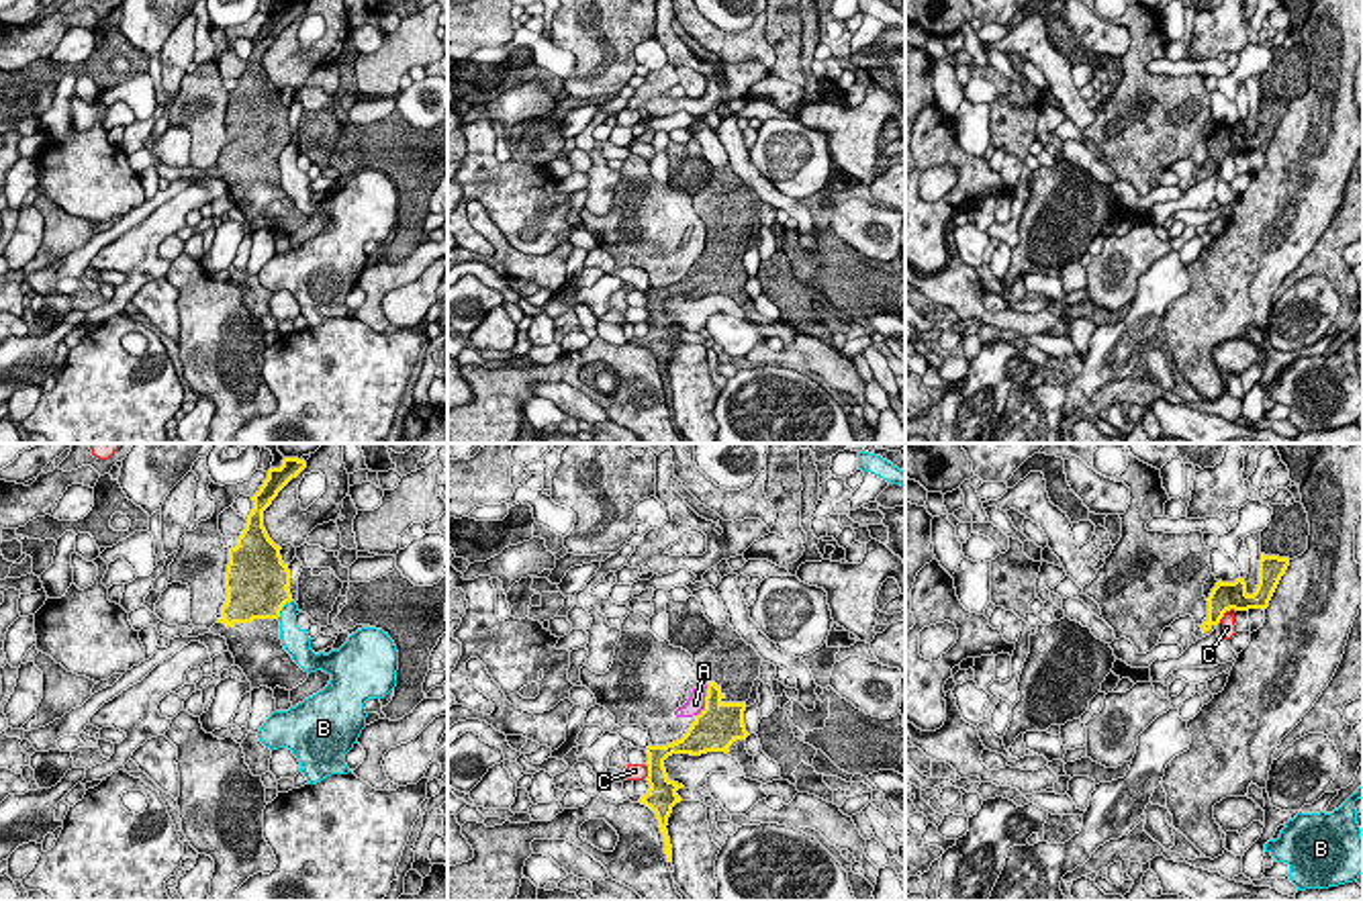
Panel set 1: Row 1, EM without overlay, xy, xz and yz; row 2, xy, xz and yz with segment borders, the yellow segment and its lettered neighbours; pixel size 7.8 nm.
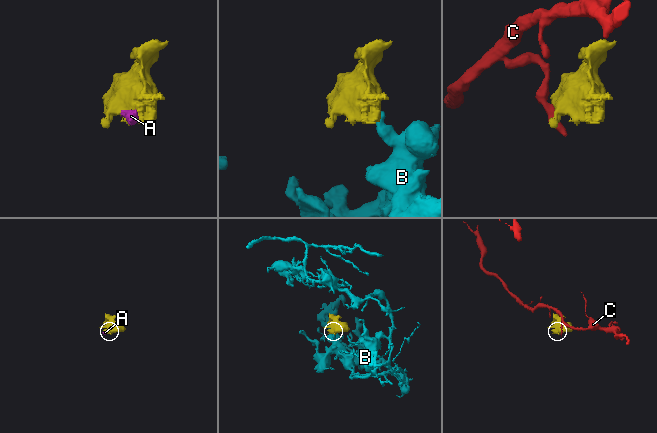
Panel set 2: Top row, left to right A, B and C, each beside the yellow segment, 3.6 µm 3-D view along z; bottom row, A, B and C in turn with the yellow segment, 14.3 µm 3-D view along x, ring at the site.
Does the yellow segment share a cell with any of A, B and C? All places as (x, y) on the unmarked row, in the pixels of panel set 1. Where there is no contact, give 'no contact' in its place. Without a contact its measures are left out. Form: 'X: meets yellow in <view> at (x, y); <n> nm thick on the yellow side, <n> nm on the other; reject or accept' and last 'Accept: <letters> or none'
A: meets yellow in xz at (706, 250); 360 nm thick on the yellow side, 140 nm on the other; reject
B: meets yellow in xy at (280, 152); 480 nm thick on the yellow side, 190 nm on the other; reject
C: meets yellow in yz at (1225, 154); 220 nm thick on the yellow side, 140 nm on the other; reject
Accept: none

